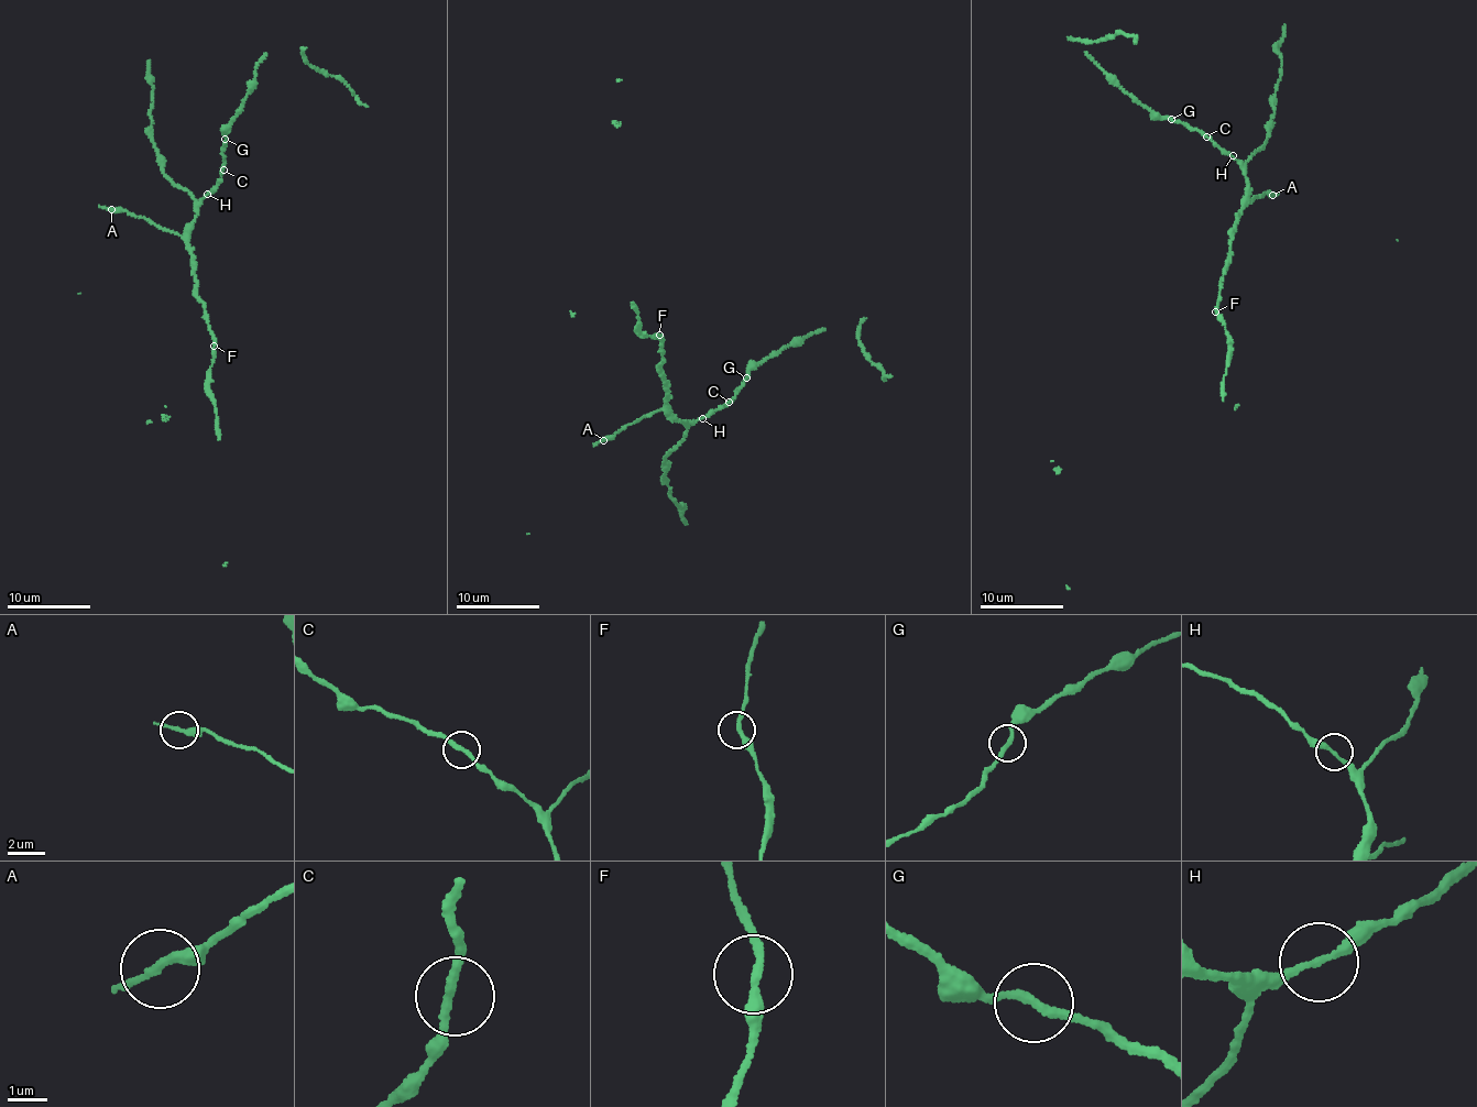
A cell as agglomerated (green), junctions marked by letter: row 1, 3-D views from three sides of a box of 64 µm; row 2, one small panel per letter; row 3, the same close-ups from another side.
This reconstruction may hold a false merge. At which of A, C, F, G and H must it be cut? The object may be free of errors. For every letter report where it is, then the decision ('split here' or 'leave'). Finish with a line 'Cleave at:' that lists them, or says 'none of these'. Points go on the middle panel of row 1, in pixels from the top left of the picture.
A: (603, 440) | leave
C: (729, 402) | leave
F: (659, 335) | leave
G: (746, 377) | leave
H: (702, 418) | leave
Cleave at: none of these

